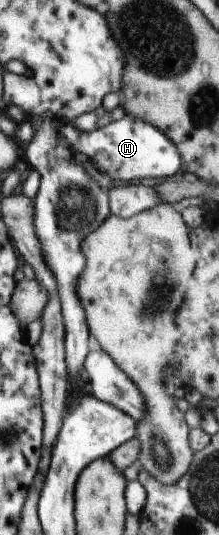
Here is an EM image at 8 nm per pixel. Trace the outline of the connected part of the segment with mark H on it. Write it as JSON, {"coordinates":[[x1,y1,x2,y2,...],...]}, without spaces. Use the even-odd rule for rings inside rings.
{"coordinates":[[125,115,91,132,77,131,69,123,60,126,59,135,67,140,73,153,85,154,99,168,99,173,117,181,157,179,175,175,181,170,181,156,170,138,154,125]]}

